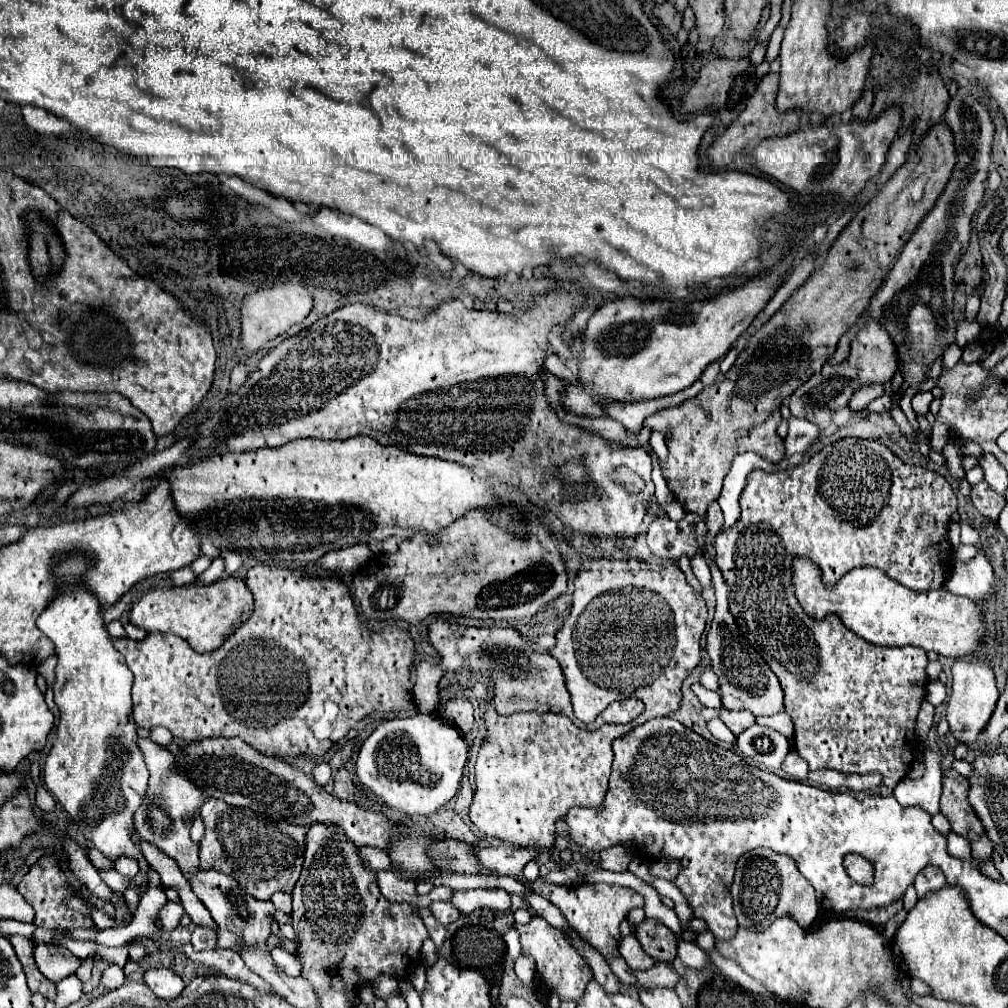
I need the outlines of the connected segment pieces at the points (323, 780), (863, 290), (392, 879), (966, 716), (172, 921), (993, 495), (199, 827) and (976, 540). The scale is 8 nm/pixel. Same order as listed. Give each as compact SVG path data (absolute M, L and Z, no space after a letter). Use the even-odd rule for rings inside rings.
M324 761L316 763L316 767L312 769L312 773L314 773L314 781L318 785L328 785L328 779L330 779L330 775L328 775L328 763L324 763Z
M932 127L922 139L920 153L926 153L928 163L914 165L914 159L908 159L874 199L860 209L830 247L824 263L792 293L776 315L752 333L748 341L750 345L744 347L722 381L706 387L698 397L662 409L644 421L644 427L650 427L652 431L664 435L666 431L672 433L672 439L666 441L670 449L668 461L660 461L660 467L670 491L686 511L694 511L700 517L706 515L708 505L718 499L722 481L736 455L754 451L774 463L784 459L784 441L776 433L776 427L782 421L780 405L808 377L816 375L836 351L838 339L862 317L872 295L882 287L884 275L894 265L896 255L944 191L956 161L950 127ZM918 173L928 177L924 195L916 203L910 199L902 201L906 183L918 177Z
M380 871L378 873L378 887L382 891L382 895L390 901L406 901L406 903L414 903L418 907L430 907L430 903L438 901L438 899L450 899L452 897L452 889L448 887L434 887L428 895L418 895L416 893L416 881L412 879L402 879L396 877L390 871Z
M956 661L952 665L952 693L946 709L946 719L950 723L950 731L958 743L972 745L980 731L986 727L986 723L992 717L992 711L998 701L998 687L996 677L988 661Z
M168 901L166 907L160 911L160 925L162 925L162 931L172 931L178 927L180 919L182 919L182 905L180 903L174 903L174 901Z
M980 481L978 485L972 487L972 503L974 507L986 517L996 521L1000 511L1006 505L1006 499L1002 495L998 495L986 481Z
M199 814L194 815L192 827L190 829L190 836L193 842L199 844L204 836L204 824Z
M958 521L958 525L960 525L960 537L962 537L962 543L964 545L976 545L978 547L978 551L980 553L984 553L982 549L980 549L980 537L978 537L978 533L966 523L966 521Z

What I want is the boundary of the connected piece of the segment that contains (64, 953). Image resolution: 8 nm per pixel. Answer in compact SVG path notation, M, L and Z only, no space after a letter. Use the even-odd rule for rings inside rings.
M38 943L34 947L34 959L42 975L54 983L74 973L80 965L78 957L74 957L66 947L56 943Z

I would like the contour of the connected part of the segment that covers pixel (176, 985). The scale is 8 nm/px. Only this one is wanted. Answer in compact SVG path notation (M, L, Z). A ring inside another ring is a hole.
M164 967L148 969L144 973L144 981L160 999L166 999L166 1001L170 1001L172 997L178 997L182 989L186 987L182 977L178 977L174 971L164 969Z

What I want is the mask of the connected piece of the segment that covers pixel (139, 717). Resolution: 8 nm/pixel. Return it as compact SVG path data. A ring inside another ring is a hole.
M254 565L246 573L246 585L254 595L254 611L248 621L244 621L216 651L198 655L190 645L174 635L174 633L150 633L144 641L132 641L132 639L112 639L114 647L122 651L126 657L126 663L130 671L134 673L134 687L132 687L132 699L134 699L134 721L138 727L152 729L152 727L166 727L174 733L176 739L184 741L202 741L208 737L240 737L248 745L254 745L260 753L268 753L274 757L322 757L332 745L336 745L342 737L348 735L348 731L364 717L368 717L374 711L406 711L412 703L412 691L410 691L410 669L414 665L414 639L410 637L410 631L396 625L386 625L378 631L370 631L360 623L358 611L354 607L352 595L348 585L340 577L316 577L306 571L290 569L290 567L278 567L278 565Z

